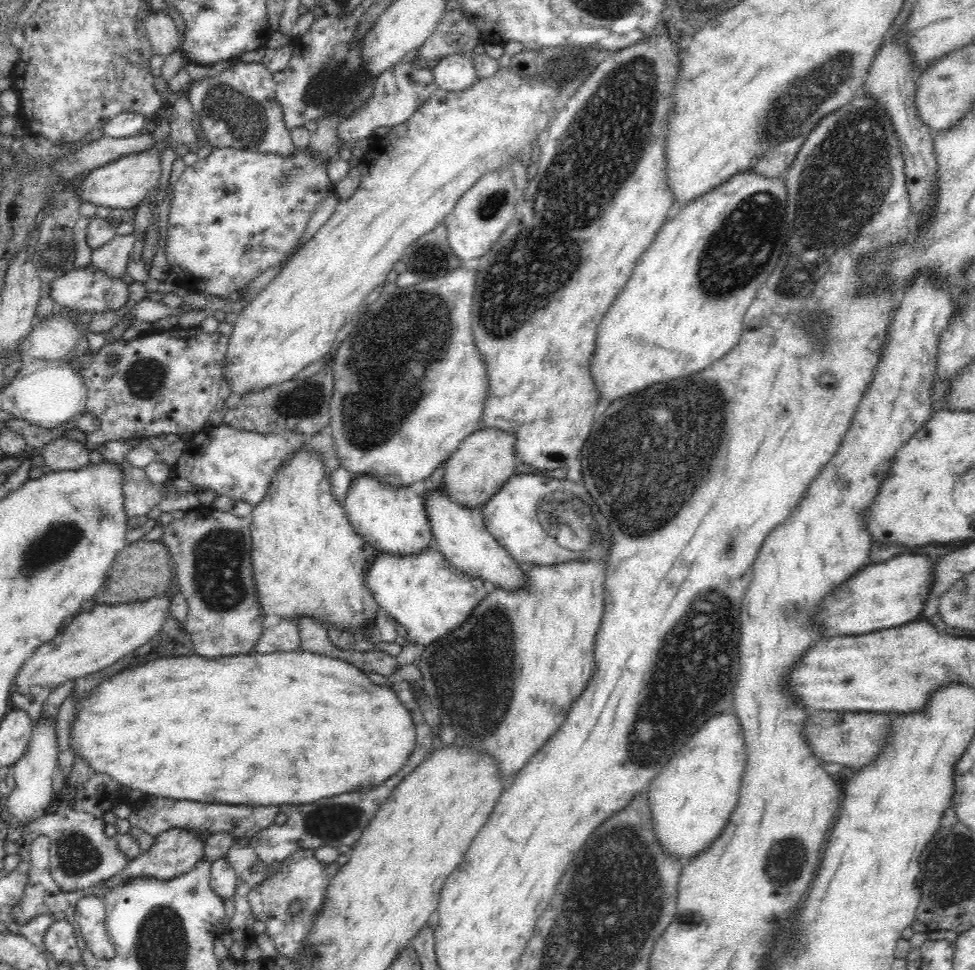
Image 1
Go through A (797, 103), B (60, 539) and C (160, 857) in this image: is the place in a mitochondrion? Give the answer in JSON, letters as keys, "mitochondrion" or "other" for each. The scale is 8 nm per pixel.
{"A":"mitochondrion","B":"mitochondrion","C":"other"}

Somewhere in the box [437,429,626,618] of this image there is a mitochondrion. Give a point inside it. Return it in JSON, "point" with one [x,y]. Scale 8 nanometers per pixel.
{"point":[565,519]}

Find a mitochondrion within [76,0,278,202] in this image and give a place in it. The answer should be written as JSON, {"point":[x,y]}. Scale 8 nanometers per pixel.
{"point":[236,112]}

